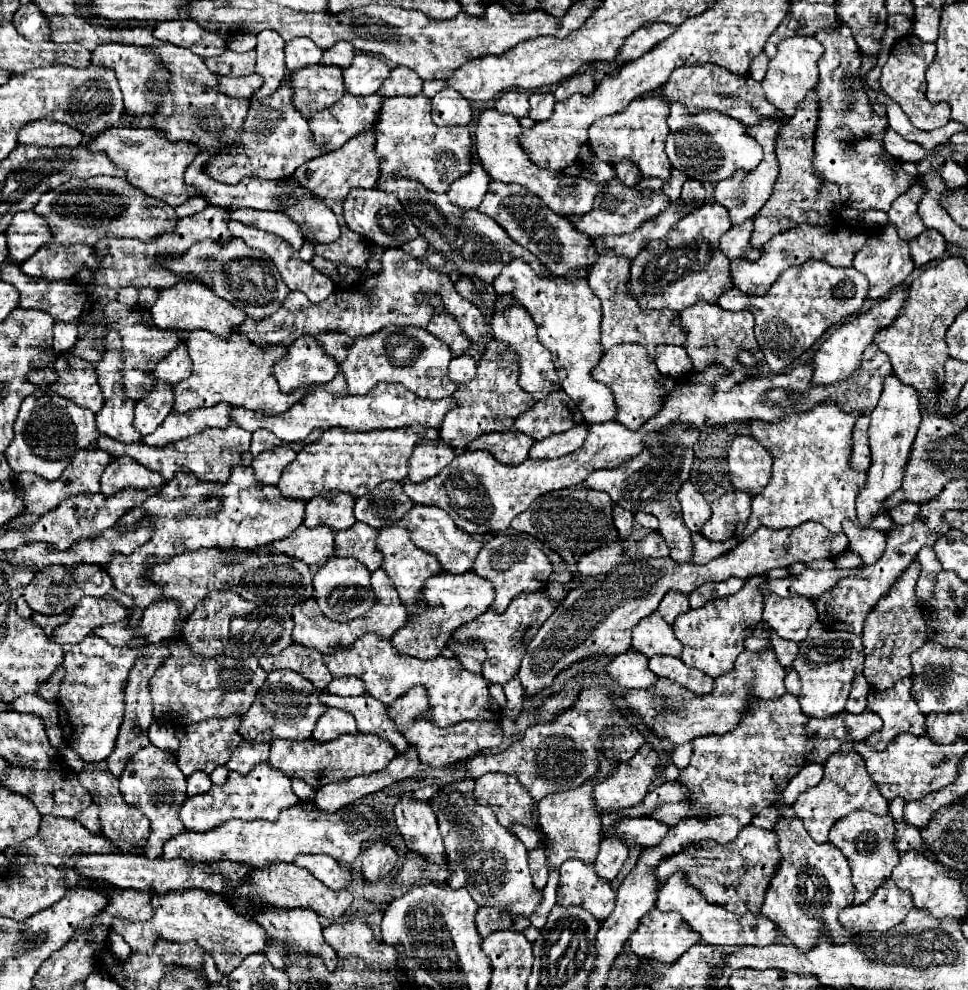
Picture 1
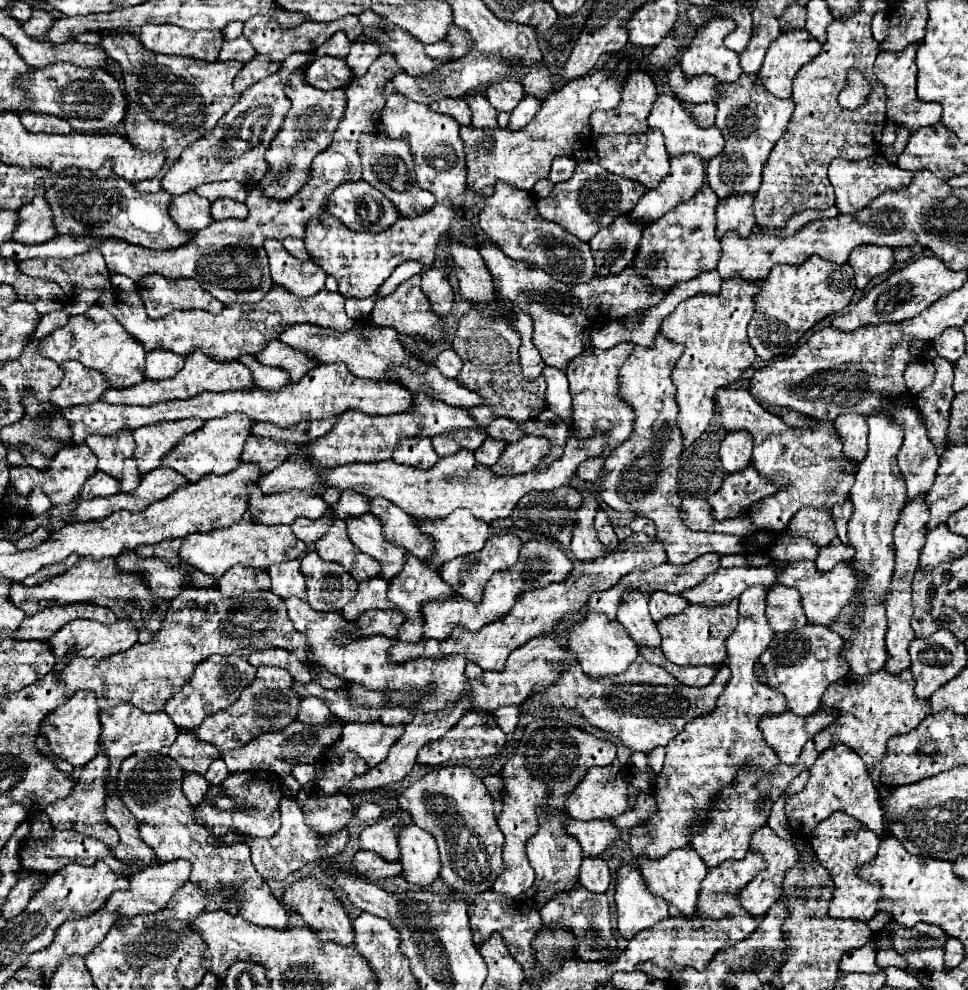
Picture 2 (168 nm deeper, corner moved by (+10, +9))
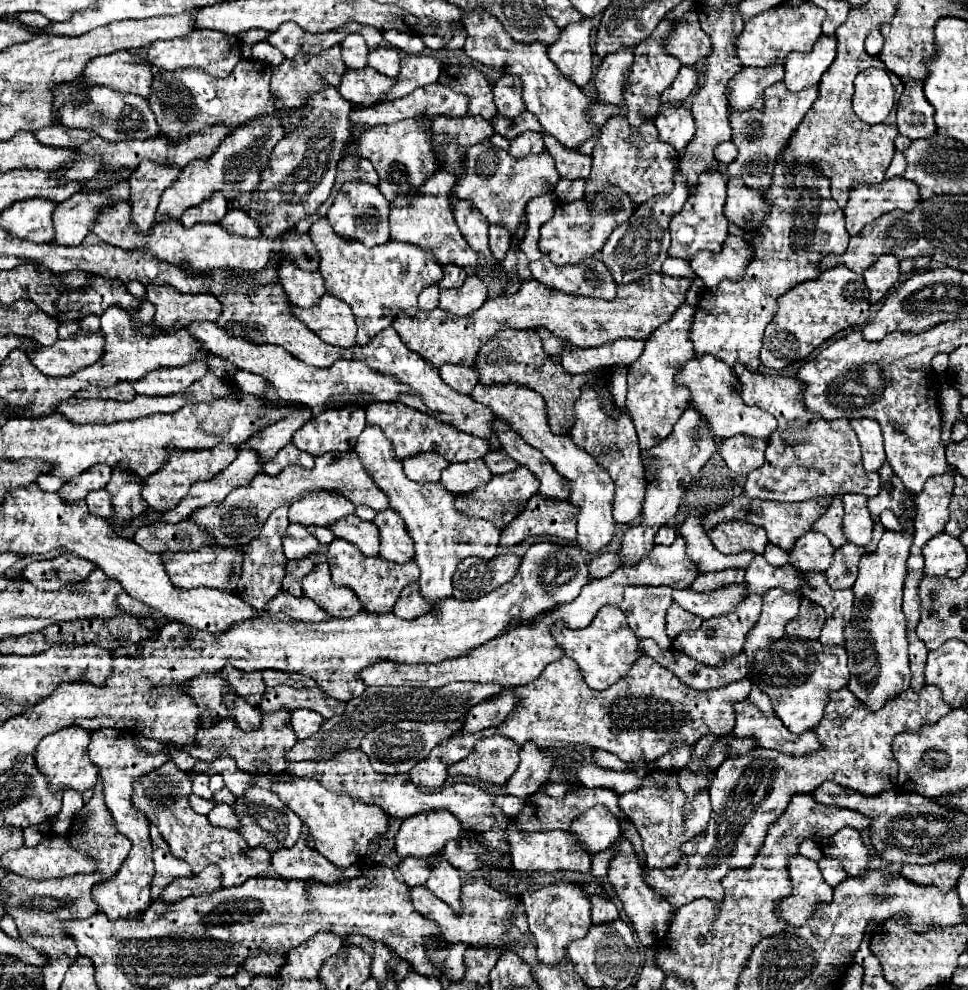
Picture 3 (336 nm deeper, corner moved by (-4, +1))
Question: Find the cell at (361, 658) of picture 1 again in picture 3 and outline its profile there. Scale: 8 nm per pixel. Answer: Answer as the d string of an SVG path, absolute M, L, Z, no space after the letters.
M279 592L269 604L267 604L269 612L285 612L287 616L291 616L297 622L311 622L311 624L319 624L319 622L327 622L331 620L331 616L315 606L315 602L307 596L303 598L295 598L291 594Z

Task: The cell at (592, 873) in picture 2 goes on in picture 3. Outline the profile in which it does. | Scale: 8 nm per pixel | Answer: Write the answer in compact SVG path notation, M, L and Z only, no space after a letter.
M607 892L601 894L591 894L591 912L593 912L593 922L611 922L619 918L619 910L613 902L613 898Z

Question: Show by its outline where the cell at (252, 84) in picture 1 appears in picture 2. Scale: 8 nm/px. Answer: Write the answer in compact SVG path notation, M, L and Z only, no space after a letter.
M255 56L251 62L245 64L245 68L237 74L235 78L235 90L239 94L243 94L249 86L253 86L255 82L267 78L269 74L275 74L279 68L281 68L283 62L273 62L269 58L261 58L261 56Z

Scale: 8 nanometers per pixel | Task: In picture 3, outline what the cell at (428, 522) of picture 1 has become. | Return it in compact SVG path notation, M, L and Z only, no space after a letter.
M385 510L383 514L377 514L373 522L377 524L381 534L381 548L379 548L381 558L399 564L415 558L411 536L407 532L407 526L403 524L403 518L397 512Z

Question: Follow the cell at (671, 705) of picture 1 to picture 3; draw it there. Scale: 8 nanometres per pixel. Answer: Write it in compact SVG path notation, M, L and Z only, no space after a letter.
M565 656L559 662L549 664L539 678L517 688L519 704L501 726L487 728L479 734L463 734L443 740L423 762L415 764L409 778L415 786L441 786L447 780L449 764L471 754L479 736L497 732L513 738L519 746L527 740L539 748L585 744L613 752L625 762L655 762L673 748L693 746L703 734L727 736L735 726L733 704L745 700L749 690L749 678L731 682L717 690L691 690L655 660L641 656L619 682L599 692L583 682L575 662Z

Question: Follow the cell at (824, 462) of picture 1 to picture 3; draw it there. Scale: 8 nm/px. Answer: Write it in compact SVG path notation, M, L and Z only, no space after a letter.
M711 354L703 358L693 358L691 362L687 362L685 368L681 368L681 372L677 374L677 382L687 384L691 388L691 404L709 420L709 426L715 432L715 438L729 438L735 434L769 438L771 432L777 430L777 422L771 414L755 406L747 406L741 400L741 396L727 390L727 382L735 382L735 378L731 376L731 368L723 360Z

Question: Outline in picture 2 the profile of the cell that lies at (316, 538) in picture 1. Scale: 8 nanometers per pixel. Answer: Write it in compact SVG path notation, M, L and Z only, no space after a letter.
M247 518L241 522L223 528L213 530L209 534L191 534L189 538L183 538L179 558L183 564L189 564L215 580L219 580L231 566L243 564L253 568L269 568L271 564L279 564L283 560L295 560L305 554L305 542L301 542L289 526L261 526L253 524Z

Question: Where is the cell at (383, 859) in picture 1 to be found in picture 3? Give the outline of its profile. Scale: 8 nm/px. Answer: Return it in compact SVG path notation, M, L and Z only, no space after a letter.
M429 810L429 812L421 812L421 814L415 814L411 818L405 818L395 834L395 852L401 856L401 858L407 858L407 856L413 856L413 858L429 858L433 854L437 854L439 850L443 850L443 846L449 842L449 840L455 840L459 838L459 822L457 818L447 812L447 810Z

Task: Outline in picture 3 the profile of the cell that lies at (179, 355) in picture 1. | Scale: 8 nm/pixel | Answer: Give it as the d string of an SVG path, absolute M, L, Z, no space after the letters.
M191 362L177 368L159 368L135 382L135 392L145 396L171 396L187 390L207 372L205 362Z

